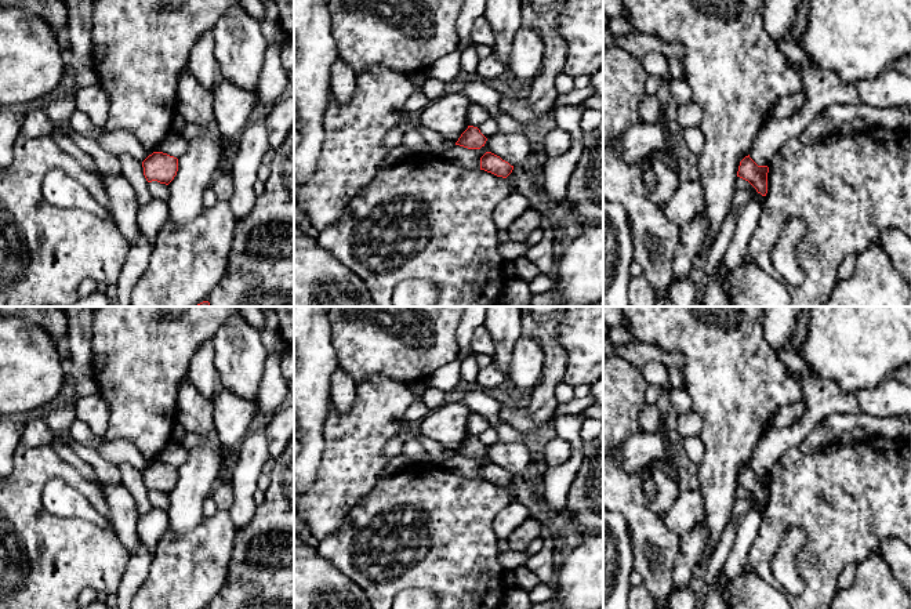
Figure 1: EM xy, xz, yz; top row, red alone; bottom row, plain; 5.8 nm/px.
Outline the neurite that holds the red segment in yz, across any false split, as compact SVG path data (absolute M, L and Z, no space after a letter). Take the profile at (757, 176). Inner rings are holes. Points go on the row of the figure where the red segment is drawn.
M748 155L740 162L737 177L748 181L756 189L758 193L766 196L767 173L767 166L758 166Z

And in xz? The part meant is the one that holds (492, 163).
M486 152L480 157L480 170L491 173L497 177L507 178L512 173L513 166L511 166L508 162L502 160L500 156L494 155L491 152Z

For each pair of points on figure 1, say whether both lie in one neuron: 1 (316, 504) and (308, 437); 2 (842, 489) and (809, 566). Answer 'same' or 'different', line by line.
1: different
2: same

